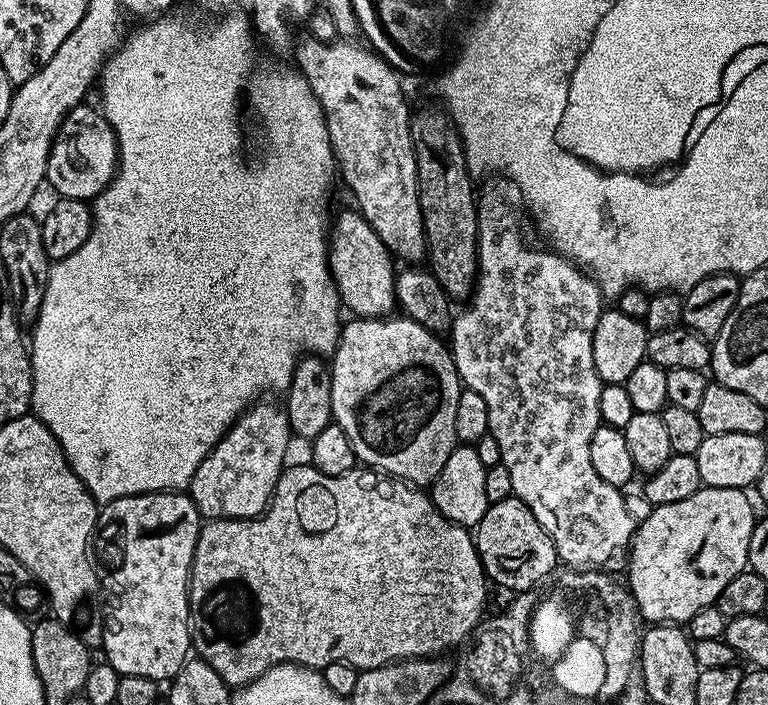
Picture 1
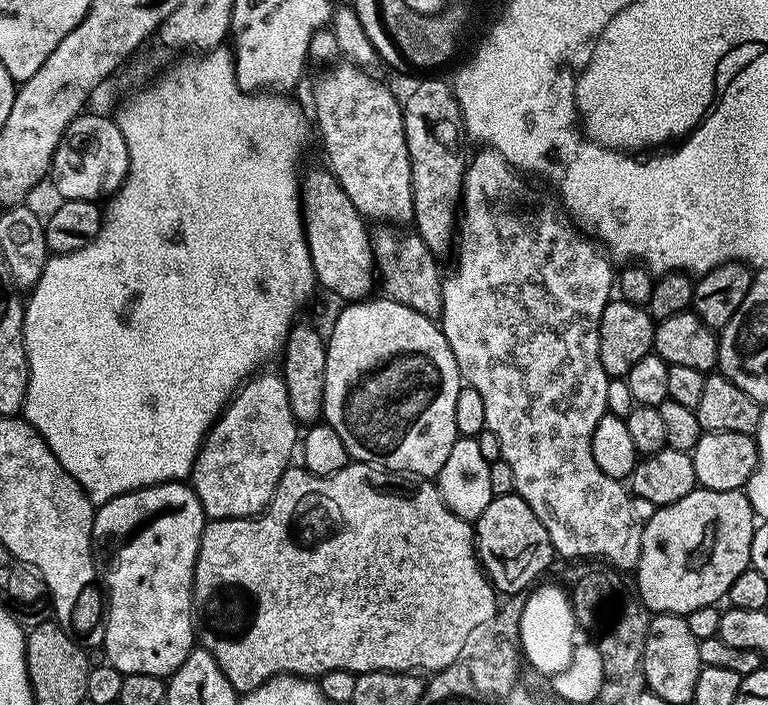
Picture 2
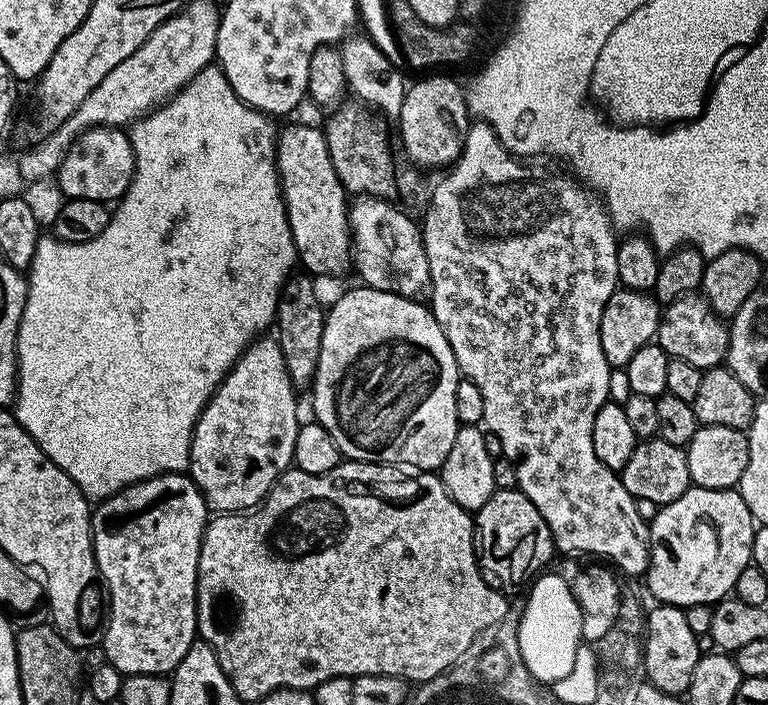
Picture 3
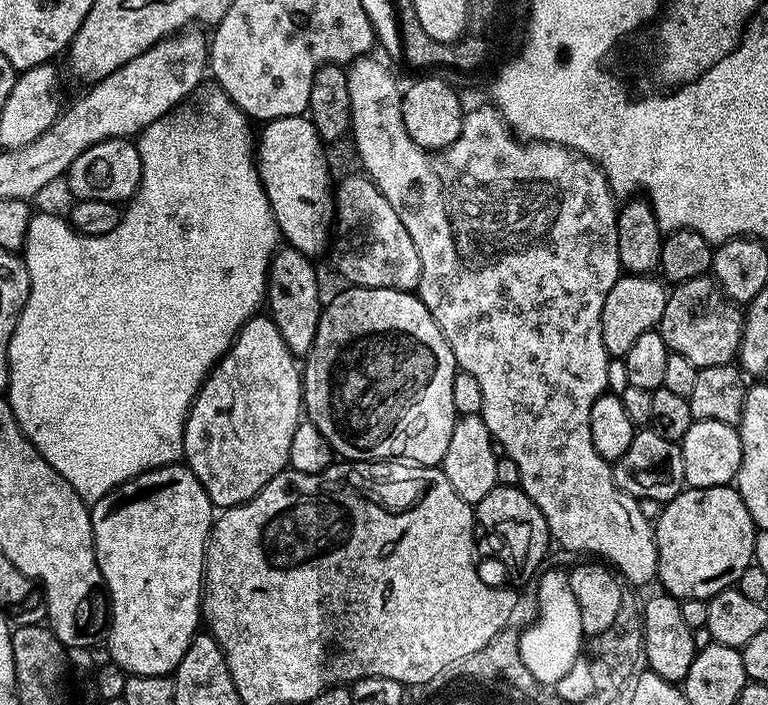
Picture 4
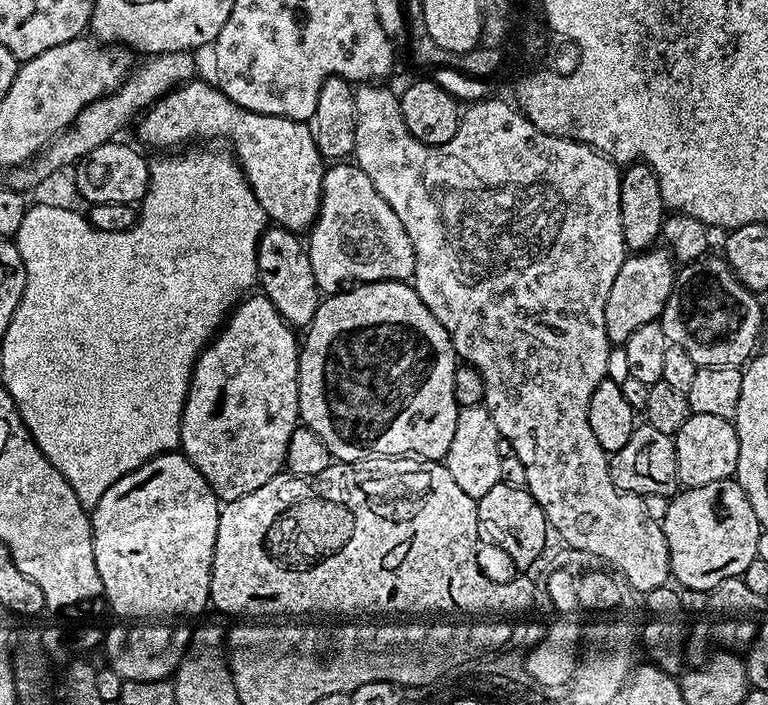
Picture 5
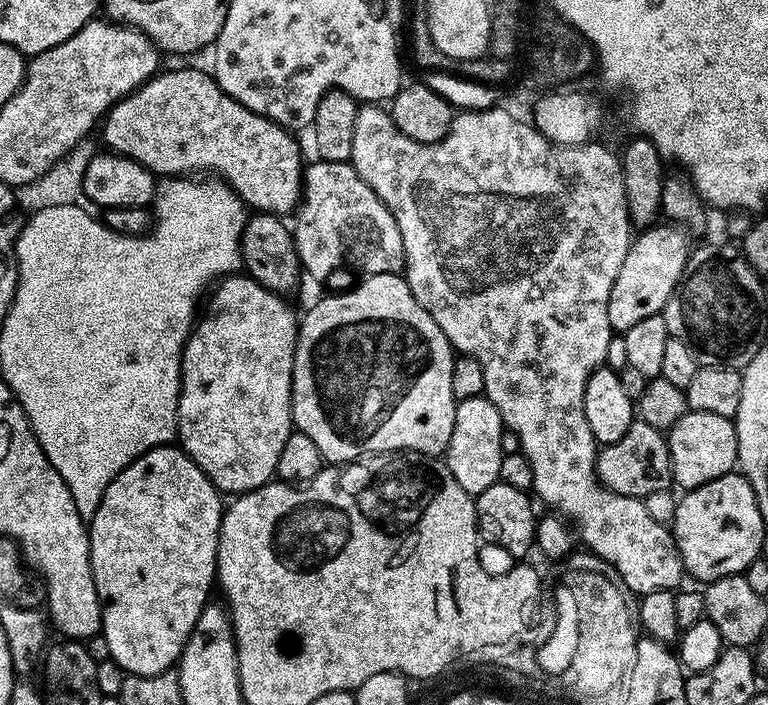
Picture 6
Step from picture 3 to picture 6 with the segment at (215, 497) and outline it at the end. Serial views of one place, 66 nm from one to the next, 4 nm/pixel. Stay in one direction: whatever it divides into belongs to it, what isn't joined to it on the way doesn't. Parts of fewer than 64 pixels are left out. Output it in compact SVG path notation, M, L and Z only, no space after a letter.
M233 274L225 276L211 289L212 301L208 304L208 317L197 319L193 330L188 335L188 341L184 343L182 354L182 366L180 367L180 401L178 402L178 433L179 447L188 453L193 462L198 465L210 478L210 482L221 494L239 494L253 492L255 488L269 483L276 476L278 466L278 454L282 454L282 446L286 446L286 438L294 431L292 423L292 371L294 370L294 350L296 349L296 330L298 316L292 313L292 308L287 304L285 297L279 292L271 292L266 286L262 286L257 280L253 280L247 274Z

